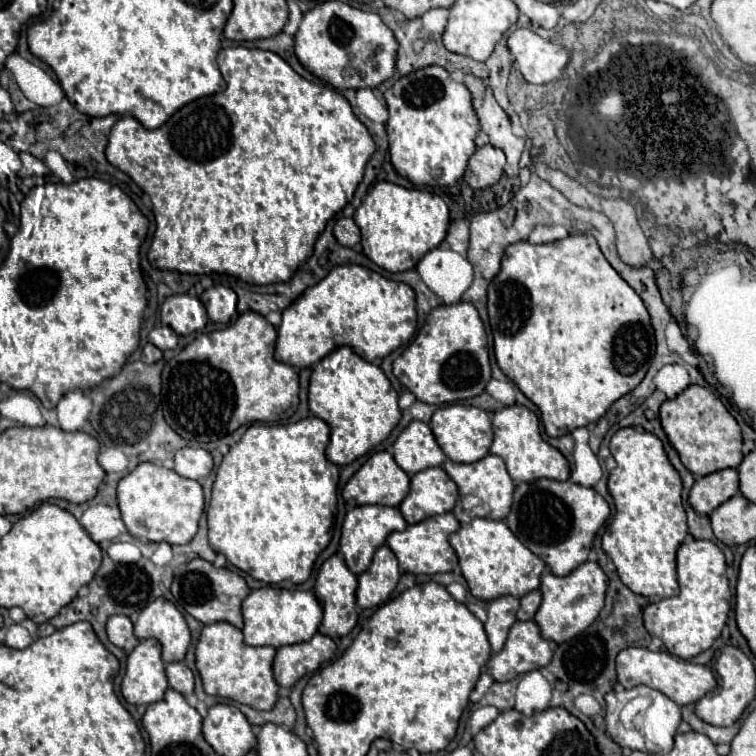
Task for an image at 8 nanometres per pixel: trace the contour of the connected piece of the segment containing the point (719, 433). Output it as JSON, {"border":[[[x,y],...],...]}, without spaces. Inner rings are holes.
{"border":[[[688,386],[680,396],[666,400],[660,406],[660,422],[662,428],[678,450],[682,464],[698,476],[712,474],[724,468],[738,468],[742,462],[742,432],[734,416],[726,410],[718,396],[714,396],[708,388]]]}

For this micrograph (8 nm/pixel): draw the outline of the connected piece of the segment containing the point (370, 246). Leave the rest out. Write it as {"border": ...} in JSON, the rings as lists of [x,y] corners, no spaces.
{"border":[[[392,182],[374,184],[366,200],[356,210],[354,220],[362,232],[364,254],[374,264],[392,274],[416,268],[420,258],[444,240],[446,230],[450,226],[448,206],[438,194],[416,188],[404,188]]]}

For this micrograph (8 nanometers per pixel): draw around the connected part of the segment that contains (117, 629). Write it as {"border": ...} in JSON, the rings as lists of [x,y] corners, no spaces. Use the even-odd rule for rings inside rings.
{"border":[[[110,616],[106,622],[106,632],[112,644],[118,648],[124,648],[126,652],[134,650],[138,646],[138,638],[134,636],[134,626],[128,616]]]}

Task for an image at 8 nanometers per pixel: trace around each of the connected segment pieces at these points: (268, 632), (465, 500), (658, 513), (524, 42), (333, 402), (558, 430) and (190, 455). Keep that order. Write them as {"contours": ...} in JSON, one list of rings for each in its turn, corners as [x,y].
{"contours":[[[[264,586],[252,590],[242,602],[244,614],[244,642],[250,646],[286,646],[310,640],[320,626],[322,606],[312,592],[306,590],[286,590],[280,586]]],[[[488,454],[486,458],[472,462],[472,464],[458,464],[452,460],[444,462],[444,470],[448,472],[448,476],[452,476],[452,480],[458,484],[460,490],[460,498],[454,506],[454,516],[460,520],[460,524],[474,520],[474,518],[492,518],[492,520],[504,520],[510,512],[512,506],[512,494],[514,494],[514,480],[508,476],[506,472],[506,464],[500,456]]],[[[620,428],[610,440],[616,468],[610,472],[608,490],[616,504],[616,516],[602,536],[602,548],[612,558],[620,580],[642,596],[676,596],[676,550],[688,534],[682,504],[682,478],[670,464],[658,436]]],[[[518,28],[508,38],[516,68],[530,84],[546,84],[558,80],[568,64],[570,50],[540,38],[528,28]]],[[[340,346],[322,358],[310,376],[310,412],[330,426],[326,456],[334,464],[350,464],[384,442],[400,422],[398,394],[382,368],[360,358],[350,346]]],[[[584,234],[568,236],[564,240],[550,242],[550,244],[530,244],[526,240],[510,244],[504,252],[504,258],[502,258],[502,270],[492,280],[492,284],[488,288],[488,314],[490,314],[496,362],[498,362],[500,370],[522,390],[522,394],[538,406],[538,410],[542,412],[540,418],[542,418],[542,424],[544,424],[544,430],[548,436],[566,436],[580,426],[588,426],[592,422],[598,422],[618,398],[632,392],[642,382],[644,374],[648,372],[652,352],[654,352],[654,328],[650,324],[650,316],[648,316],[648,310],[646,310],[642,298],[610,266],[610,262],[600,252],[594,236],[584,236]]],[[[182,448],[176,452],[174,470],[184,478],[204,478],[212,472],[212,456],[204,448]]]]}

